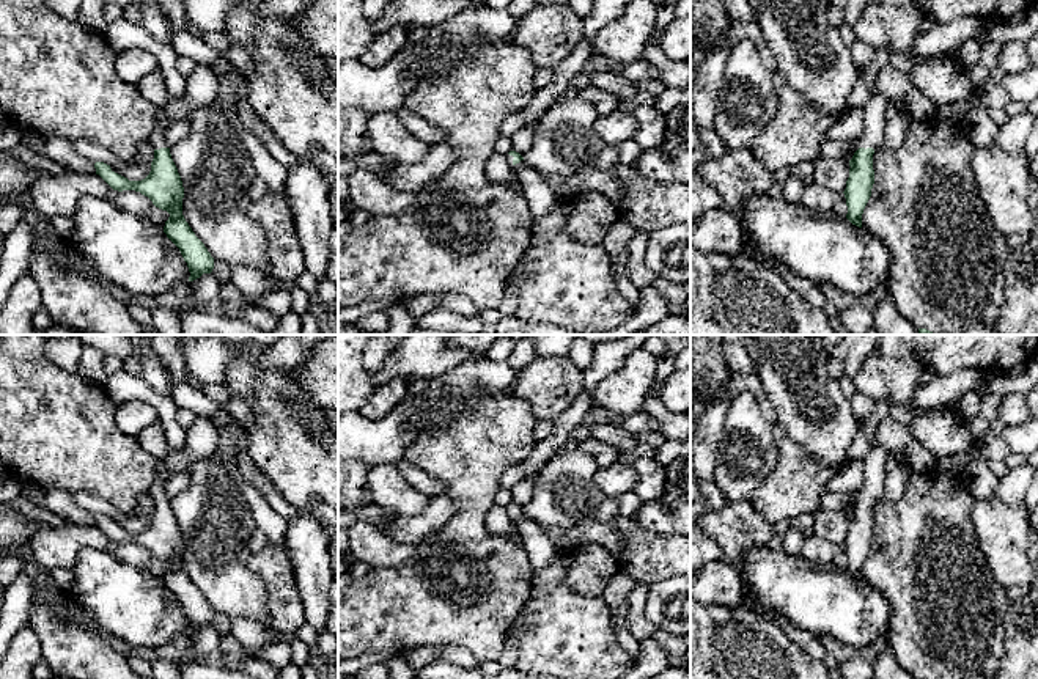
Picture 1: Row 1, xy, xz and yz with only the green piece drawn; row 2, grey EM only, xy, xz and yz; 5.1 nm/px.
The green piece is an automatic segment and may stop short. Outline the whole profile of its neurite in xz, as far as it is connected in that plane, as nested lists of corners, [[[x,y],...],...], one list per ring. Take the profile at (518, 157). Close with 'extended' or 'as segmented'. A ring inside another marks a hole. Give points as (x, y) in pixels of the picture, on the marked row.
[[[514,149],[506,154],[506,160],[522,187],[533,218],[536,220],[547,215],[554,209],[557,196],[544,174],[527,167],[524,157]]]; extended

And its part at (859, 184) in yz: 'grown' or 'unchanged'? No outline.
grown

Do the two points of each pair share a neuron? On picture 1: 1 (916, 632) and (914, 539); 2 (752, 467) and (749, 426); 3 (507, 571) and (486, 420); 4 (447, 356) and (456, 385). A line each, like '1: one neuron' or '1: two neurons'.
1: one neuron
2: one neuron
3: one neuron
4: two neurons

